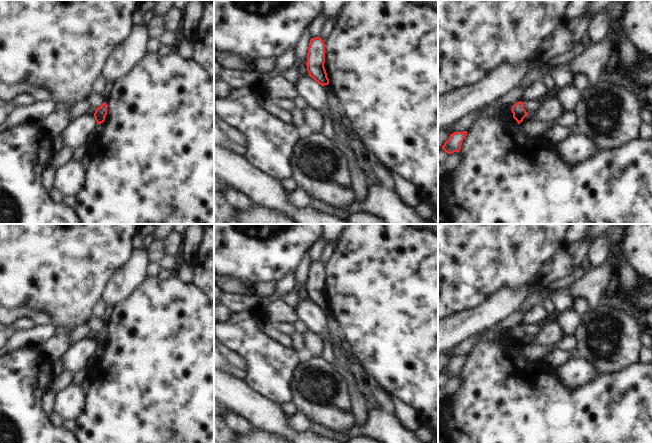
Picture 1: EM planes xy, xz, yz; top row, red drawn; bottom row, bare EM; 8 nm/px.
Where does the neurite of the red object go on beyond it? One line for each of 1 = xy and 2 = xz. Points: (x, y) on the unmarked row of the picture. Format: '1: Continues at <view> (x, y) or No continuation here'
1: No continuation here
2: No continuation here

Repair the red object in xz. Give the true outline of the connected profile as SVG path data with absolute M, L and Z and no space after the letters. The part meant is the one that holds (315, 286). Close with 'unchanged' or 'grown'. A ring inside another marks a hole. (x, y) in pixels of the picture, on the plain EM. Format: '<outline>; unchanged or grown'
M320 261L311 262L307 277L307 295L309 300L322 310L329 308L324 287L325 267Z; unchanged

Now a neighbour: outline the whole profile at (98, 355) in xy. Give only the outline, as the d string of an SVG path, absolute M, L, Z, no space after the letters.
M104 346L101 347L101 348L96 349L95 354L87 362L87 368L93 367L93 364L97 360L101 361L102 357L103 357L103 353L104 353Z

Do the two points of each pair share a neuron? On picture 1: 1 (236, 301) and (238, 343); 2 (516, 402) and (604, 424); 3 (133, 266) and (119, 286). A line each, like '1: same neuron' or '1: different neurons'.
1: different neurons
2: same neuron
3: same neuron

